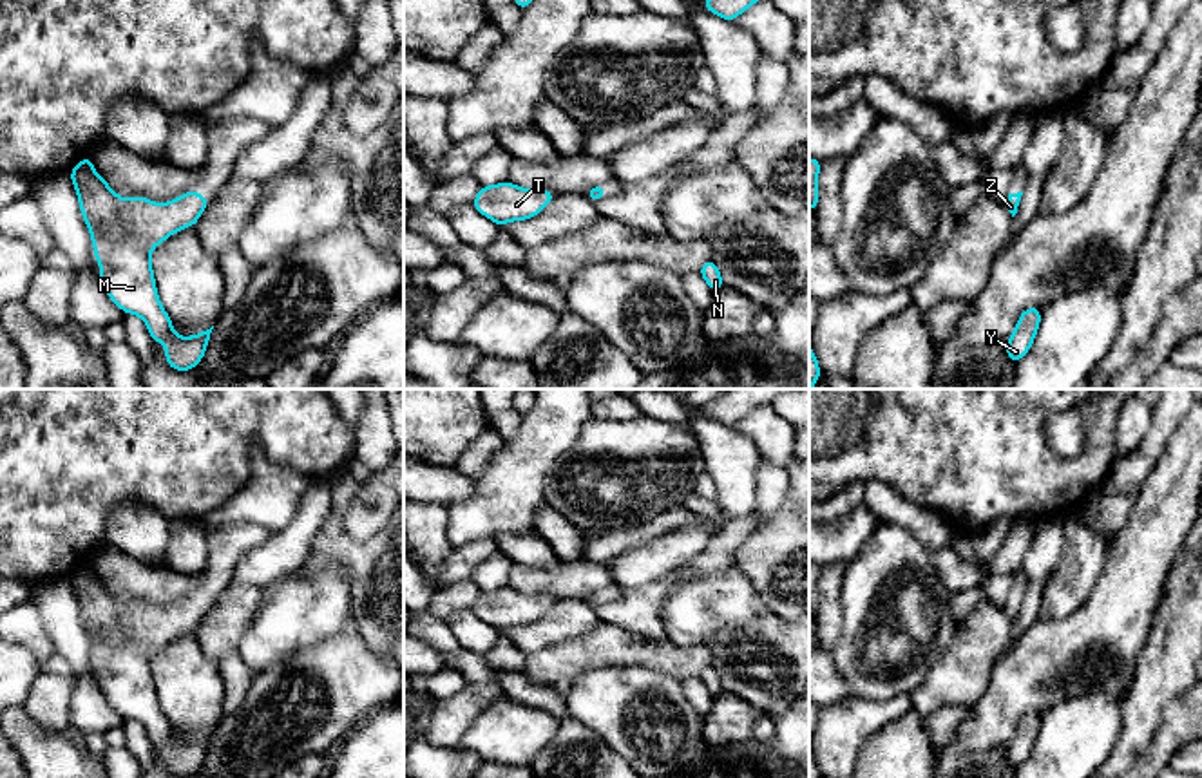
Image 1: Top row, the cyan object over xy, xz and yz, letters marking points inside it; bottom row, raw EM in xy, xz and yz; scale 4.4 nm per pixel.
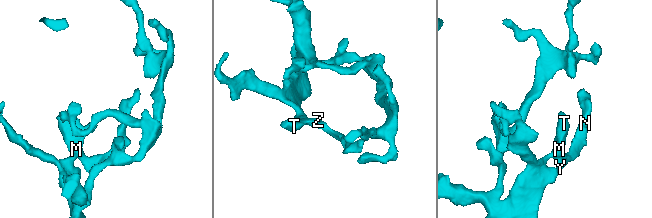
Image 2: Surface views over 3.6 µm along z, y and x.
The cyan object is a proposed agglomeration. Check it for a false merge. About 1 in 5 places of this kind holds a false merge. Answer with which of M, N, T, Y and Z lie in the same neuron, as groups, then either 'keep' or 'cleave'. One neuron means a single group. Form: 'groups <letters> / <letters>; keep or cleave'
groups M N T Y Z; keep

